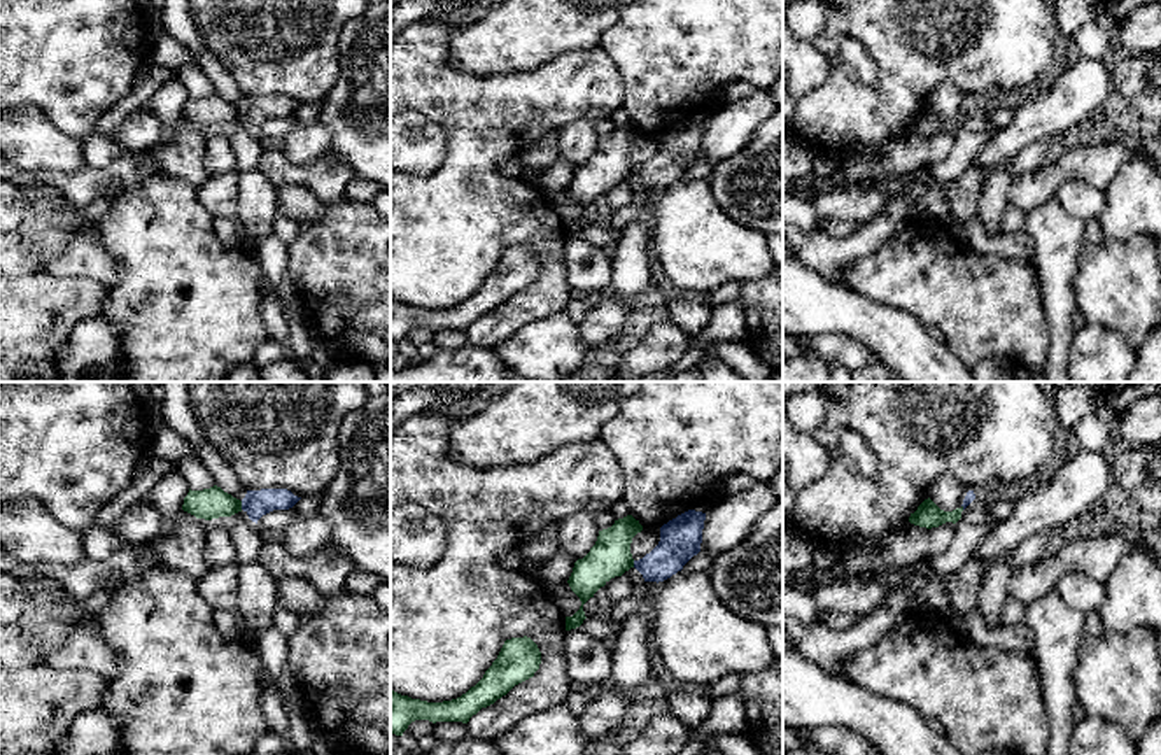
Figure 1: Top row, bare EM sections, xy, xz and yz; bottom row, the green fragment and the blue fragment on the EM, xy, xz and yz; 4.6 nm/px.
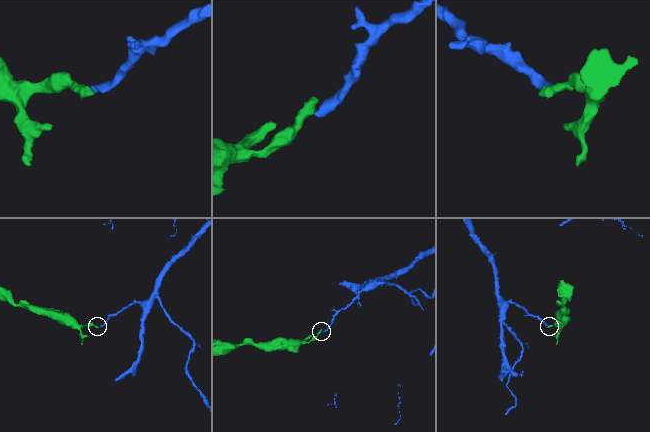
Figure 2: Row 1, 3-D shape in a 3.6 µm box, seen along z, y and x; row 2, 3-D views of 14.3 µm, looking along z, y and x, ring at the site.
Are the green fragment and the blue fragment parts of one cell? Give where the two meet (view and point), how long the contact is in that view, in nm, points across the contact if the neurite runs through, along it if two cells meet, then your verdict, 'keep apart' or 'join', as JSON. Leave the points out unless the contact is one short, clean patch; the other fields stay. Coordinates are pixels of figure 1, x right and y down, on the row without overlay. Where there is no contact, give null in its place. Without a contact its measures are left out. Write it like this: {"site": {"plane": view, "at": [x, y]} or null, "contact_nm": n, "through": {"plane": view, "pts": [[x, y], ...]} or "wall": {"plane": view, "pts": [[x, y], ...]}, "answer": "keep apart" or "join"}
{"site": {"plane": "xy", "at": [240, 112]}, "contact_nm": 40, "wall": {"plane": "xy", "pts": [[240, 109], [242, 116]]}, "answer": "keep apart"}

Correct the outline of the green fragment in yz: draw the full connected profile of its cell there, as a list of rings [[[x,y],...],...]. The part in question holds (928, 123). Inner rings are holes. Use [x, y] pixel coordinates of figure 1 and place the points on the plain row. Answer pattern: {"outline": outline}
{"outline": [[[930,105],[925,107],[914,121],[911,121],[909,130],[919,135],[939,135],[946,130],[956,131],[961,126],[961,116],[956,116],[953,119],[940,117]]]}

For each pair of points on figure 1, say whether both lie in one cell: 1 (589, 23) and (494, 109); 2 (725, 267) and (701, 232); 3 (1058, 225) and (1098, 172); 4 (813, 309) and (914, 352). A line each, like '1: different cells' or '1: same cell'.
1: different cells
2: same cell
3: different cells
4: same cell

